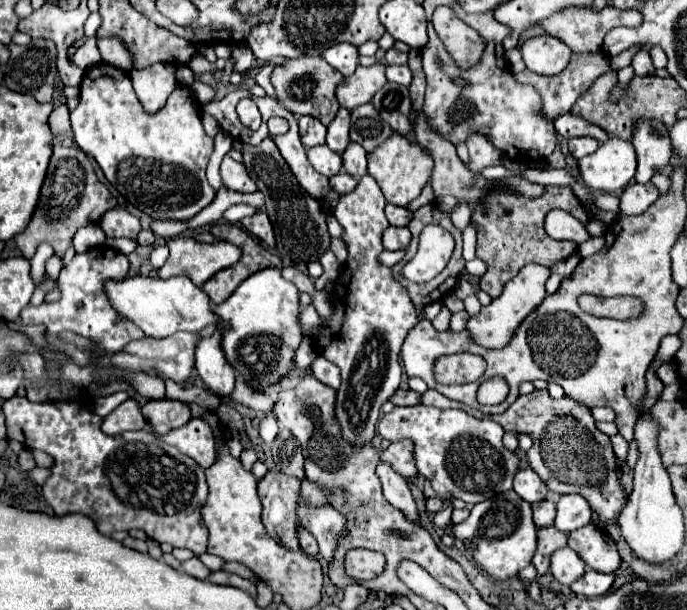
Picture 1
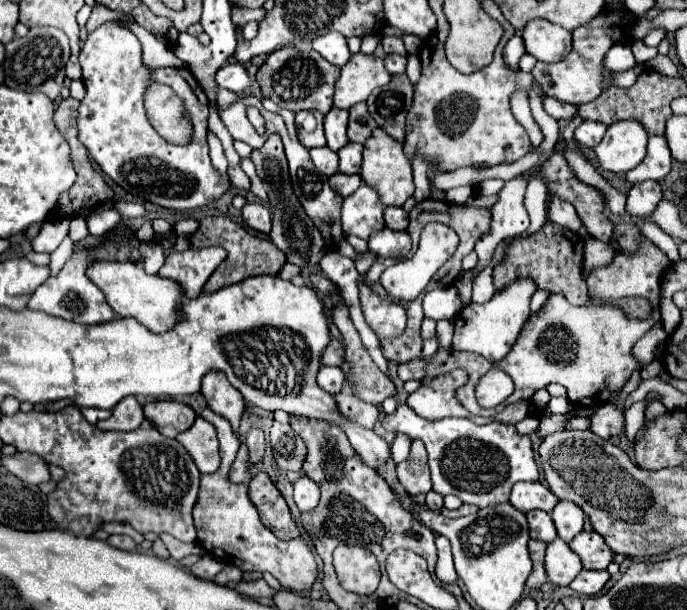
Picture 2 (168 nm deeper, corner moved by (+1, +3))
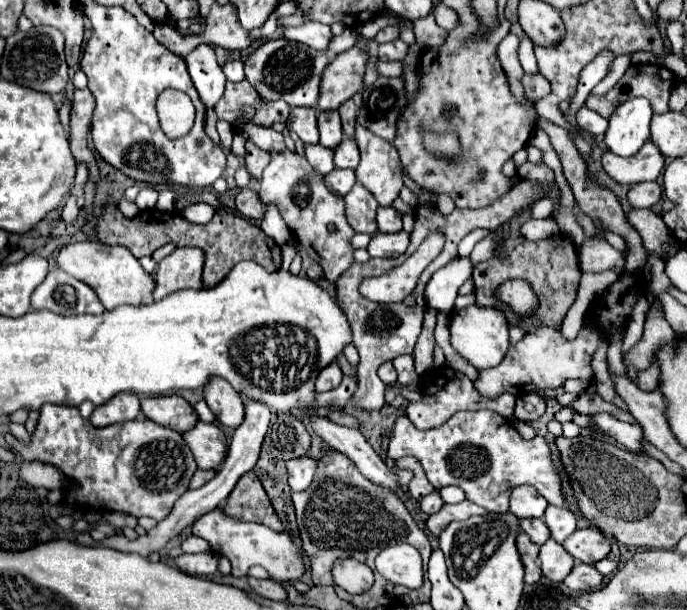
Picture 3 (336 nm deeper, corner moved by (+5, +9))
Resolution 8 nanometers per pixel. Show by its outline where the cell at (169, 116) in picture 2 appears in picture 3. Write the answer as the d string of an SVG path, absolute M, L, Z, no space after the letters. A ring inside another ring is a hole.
M166 89L160 93L158 103L158 119L168 137L180 137L188 133L194 121L194 105L190 97L176 89Z

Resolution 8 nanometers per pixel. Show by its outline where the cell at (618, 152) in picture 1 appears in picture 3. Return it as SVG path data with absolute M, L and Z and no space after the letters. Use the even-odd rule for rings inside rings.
M644 97L630 99L616 107L606 131L606 145L612 153L630 157L650 139L652 107Z

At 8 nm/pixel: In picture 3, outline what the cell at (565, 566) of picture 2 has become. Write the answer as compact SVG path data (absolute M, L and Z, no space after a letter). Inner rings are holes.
M548 539L542 547L540 547L540 567L544 577L548 577L550 581L564 581L564 577L572 571L574 561L572 555L556 541Z

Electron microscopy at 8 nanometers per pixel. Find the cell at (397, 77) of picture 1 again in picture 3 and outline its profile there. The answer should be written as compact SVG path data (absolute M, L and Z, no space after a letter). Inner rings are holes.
M396 39L396 41L380 45L378 57L382 61L402 61L406 57L406 51L408 51L408 45L402 39Z

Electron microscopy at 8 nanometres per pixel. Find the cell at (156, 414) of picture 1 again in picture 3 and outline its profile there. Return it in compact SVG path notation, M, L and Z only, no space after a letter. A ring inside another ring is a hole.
M180 395L144 397L142 411L150 421L154 421L162 427L176 429L178 433L190 431L198 421L198 415L192 409L192 405L186 399L182 399Z

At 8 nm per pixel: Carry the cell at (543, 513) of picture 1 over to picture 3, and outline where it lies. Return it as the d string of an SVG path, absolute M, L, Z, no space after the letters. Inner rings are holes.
M542 519L522 521L522 523L520 523L520 527L522 527L522 529L528 533L530 541L532 541L532 543L536 543L536 545L544 545L544 543L546 543L546 539L550 537L548 527L544 525L544 521L542 521Z

